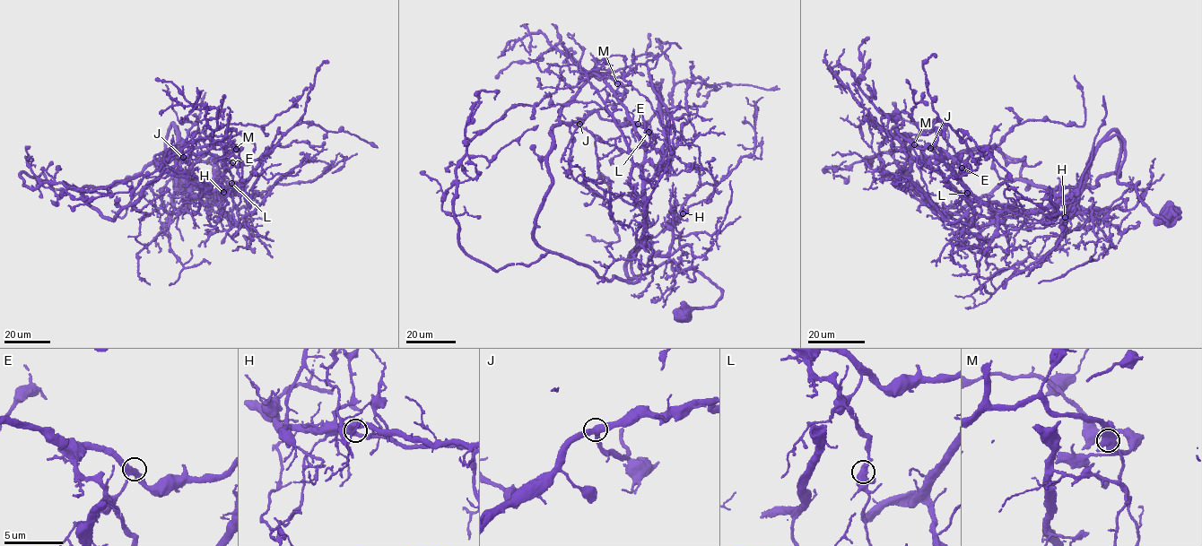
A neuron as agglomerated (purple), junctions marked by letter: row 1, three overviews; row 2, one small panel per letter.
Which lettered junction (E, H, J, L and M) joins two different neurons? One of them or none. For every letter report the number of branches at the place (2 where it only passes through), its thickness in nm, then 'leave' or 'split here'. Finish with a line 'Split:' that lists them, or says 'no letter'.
E: 3 branches meet; 380 nm thick; leave
H: 3 branches meet; 440 nm thick; leave
J: 3 branches meet; 380 nm thick; leave
L: 3 branches meet; 500 nm thick; leave
M: 3 branches meet; 500 nm thick; leave
Split: no letter

